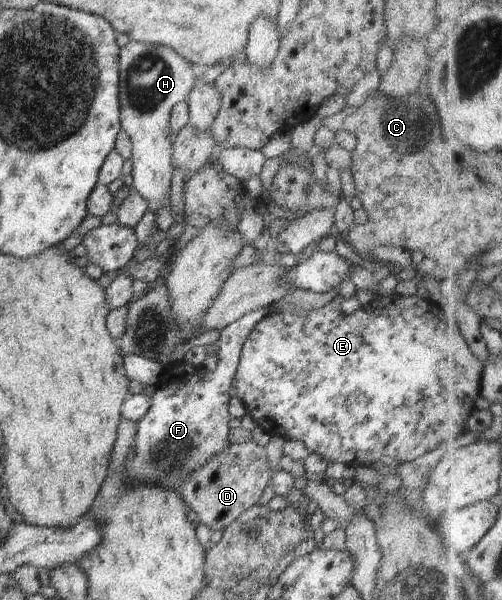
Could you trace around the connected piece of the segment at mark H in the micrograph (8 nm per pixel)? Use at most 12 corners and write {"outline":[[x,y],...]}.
{"outline":[[176,50],[119,54],[120,124],[132,188],[169,203],[169,118],[198,69]]}

